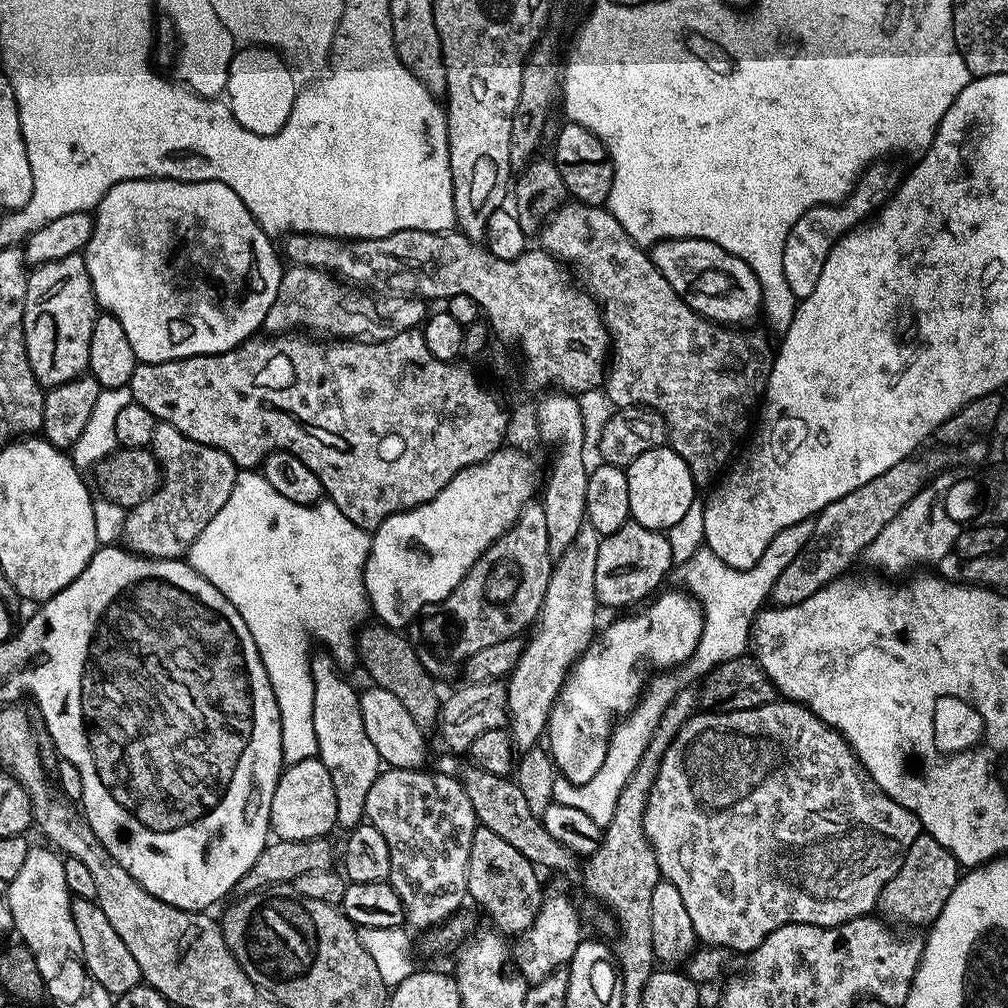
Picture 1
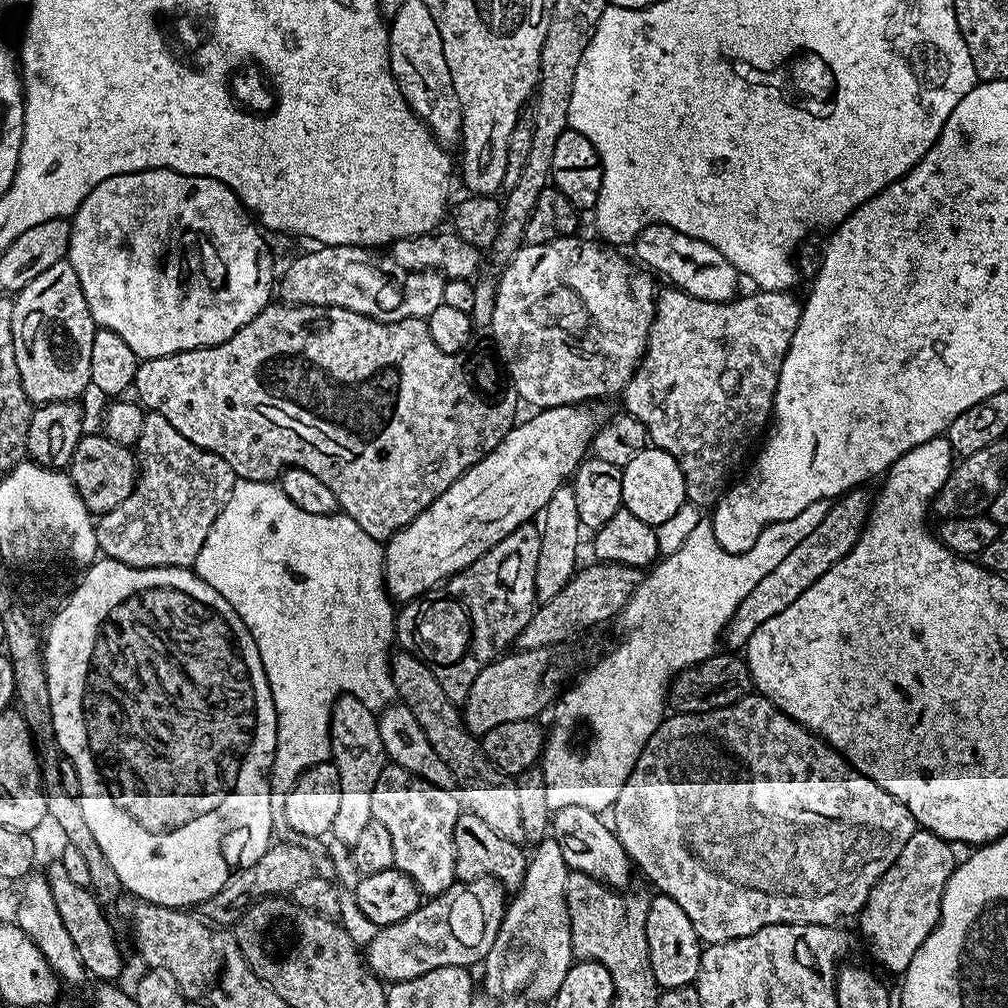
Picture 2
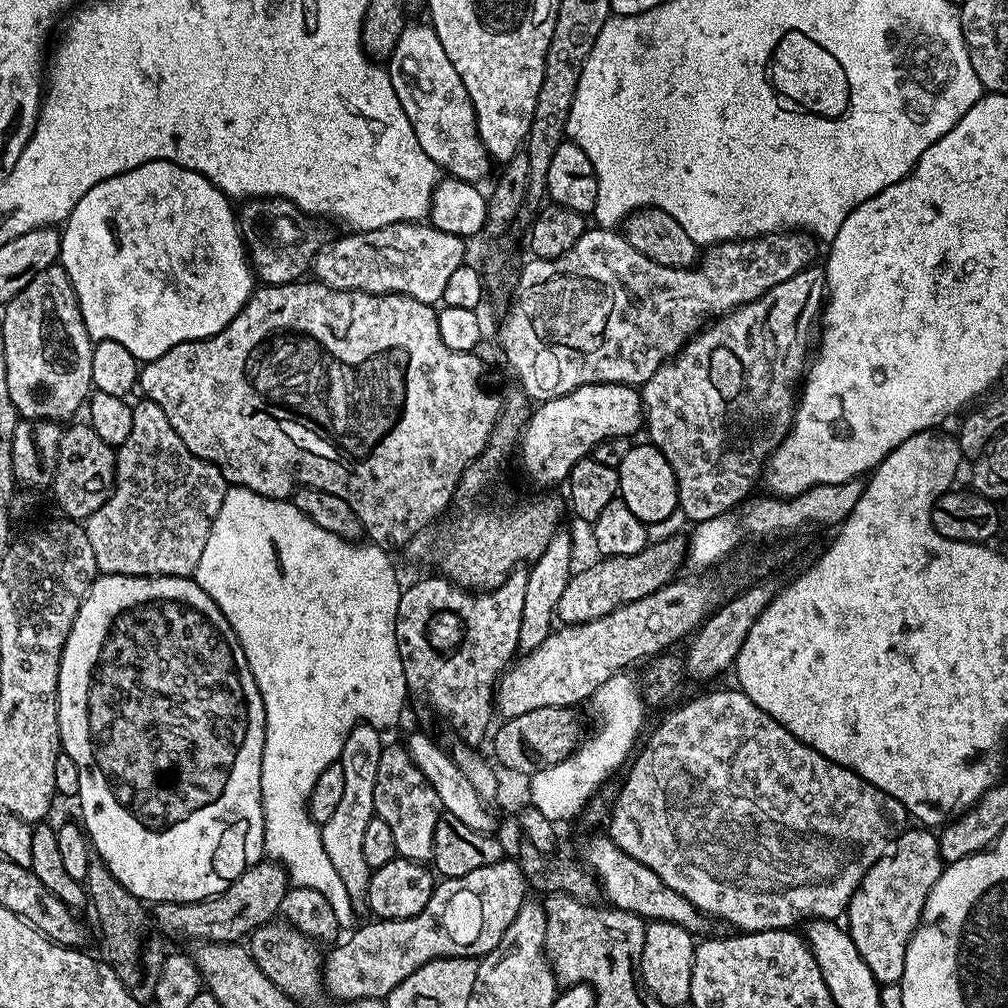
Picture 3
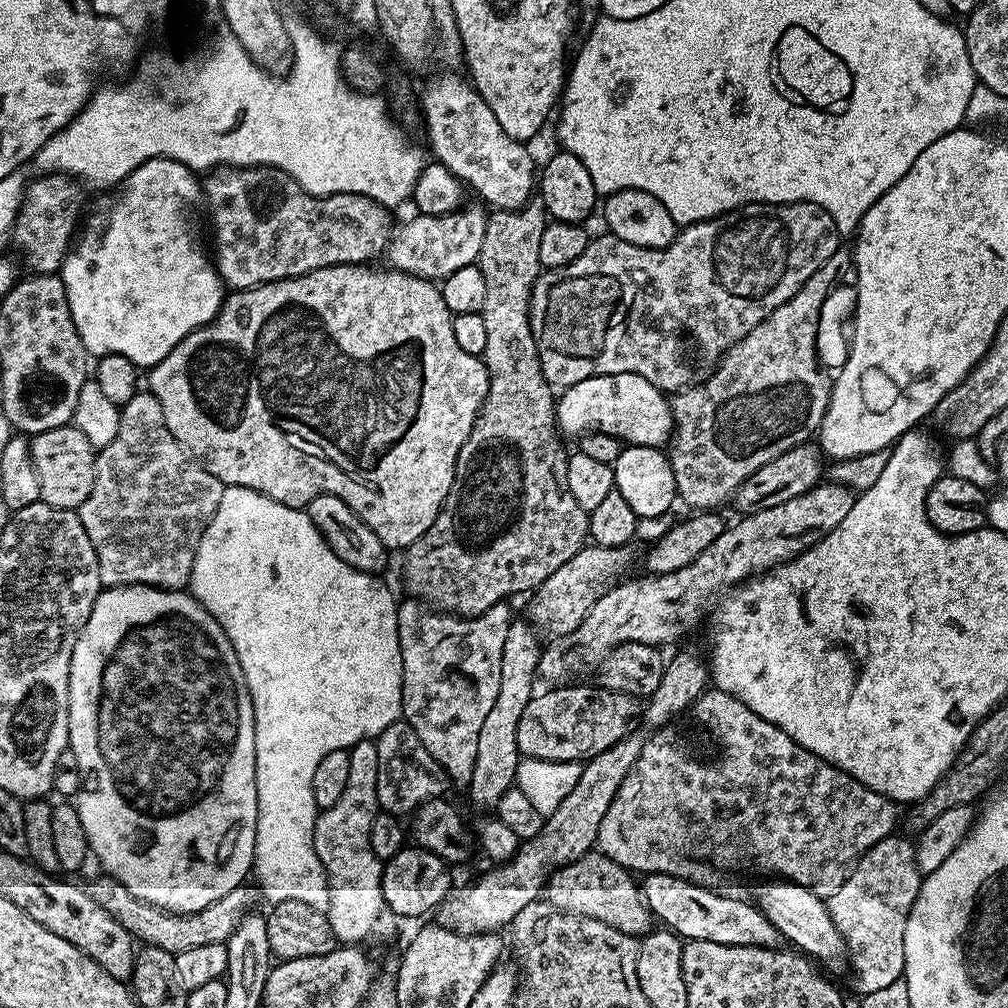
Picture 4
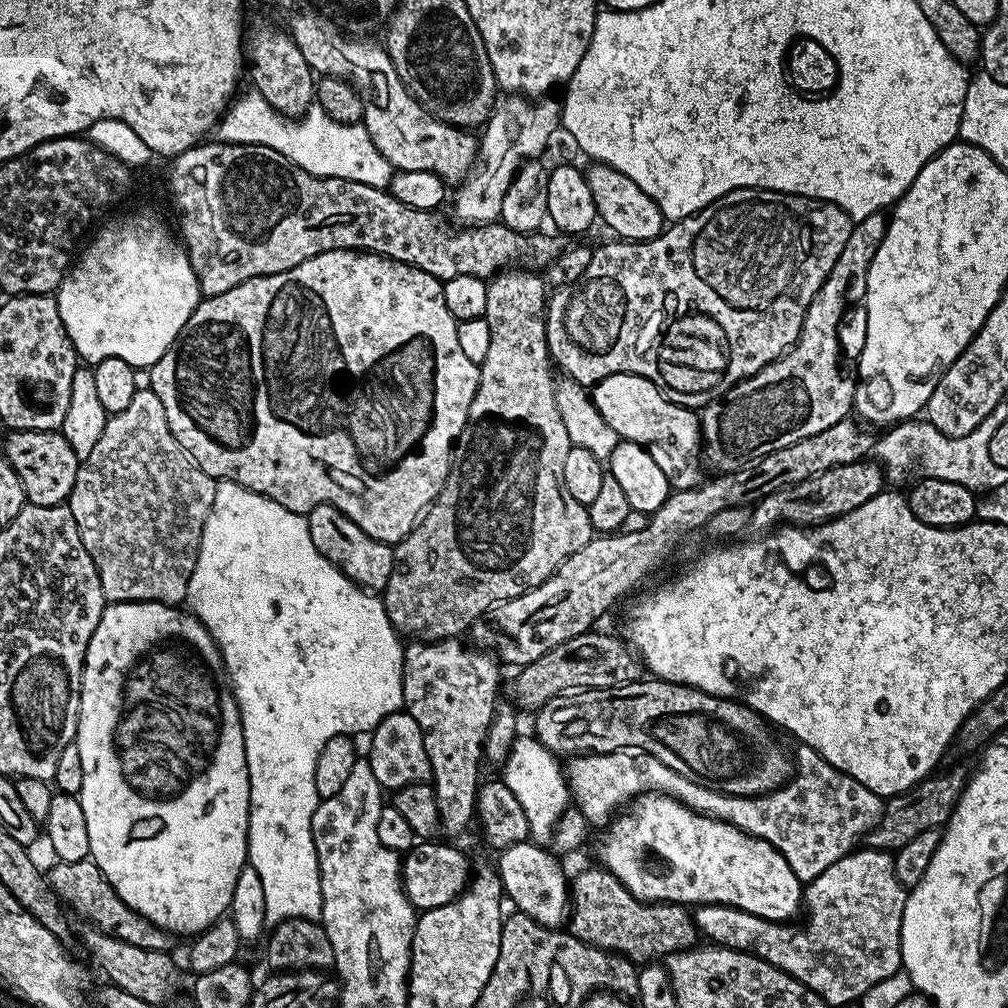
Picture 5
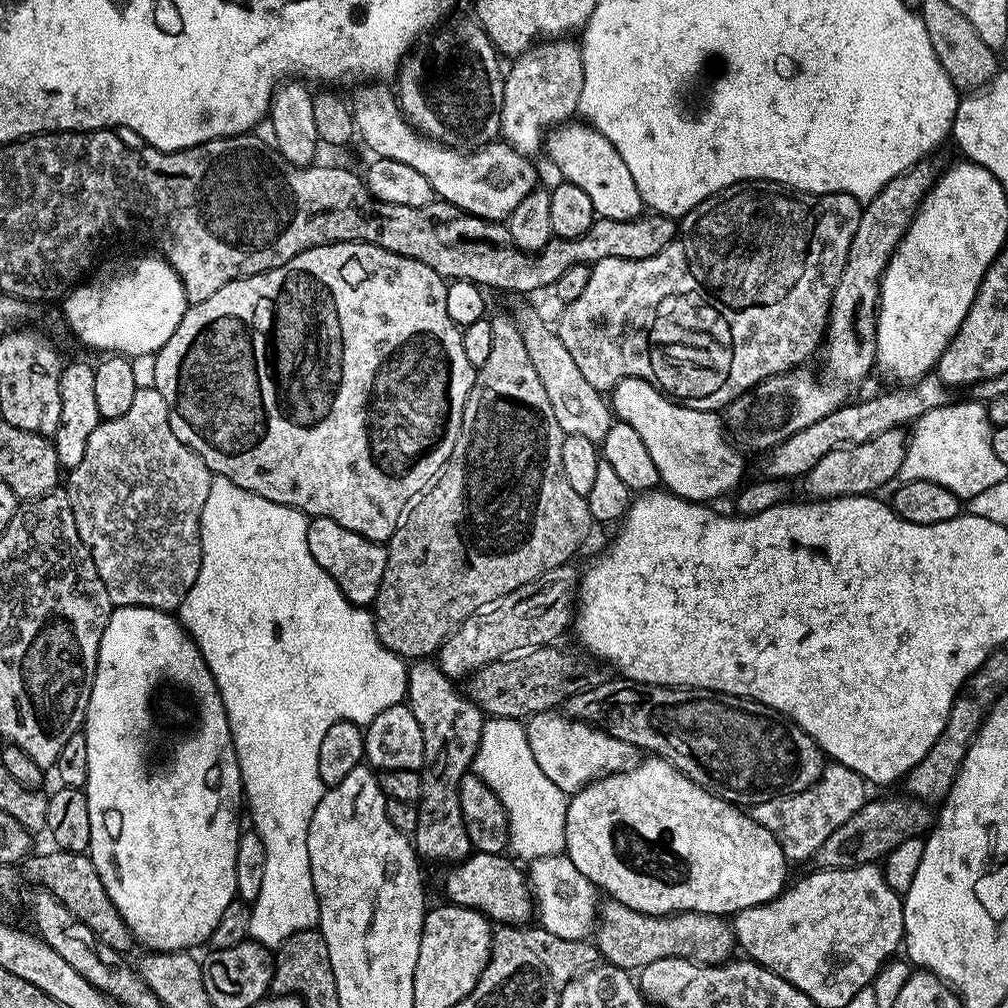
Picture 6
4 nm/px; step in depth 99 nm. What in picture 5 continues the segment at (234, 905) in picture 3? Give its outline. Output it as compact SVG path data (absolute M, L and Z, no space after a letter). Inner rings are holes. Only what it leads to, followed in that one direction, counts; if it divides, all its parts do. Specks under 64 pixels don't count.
M90 858L78 862L56 862L52 869L47 869L46 879L53 892L61 901L73 904L82 915L88 919L87 923L93 928L100 928L106 934L114 938L120 938L122 942L130 942L130 946L138 946L142 950L158 950L171 953L172 947L178 943L177 937L171 932L162 930L150 922L150 918L142 918L110 886L110 882L102 874L102 870Z

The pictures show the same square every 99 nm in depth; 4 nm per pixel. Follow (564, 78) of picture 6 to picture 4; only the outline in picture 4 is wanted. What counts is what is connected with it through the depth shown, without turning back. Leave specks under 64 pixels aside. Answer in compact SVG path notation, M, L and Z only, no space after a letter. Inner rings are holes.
M479 203L476 204L445 216L413 215L413 220L406 221L401 228L399 225L392 233L386 249L386 257L392 263L389 265L398 272L442 282L454 274L454 270L462 270L462 266L467 264L476 264L489 217L489 213Z

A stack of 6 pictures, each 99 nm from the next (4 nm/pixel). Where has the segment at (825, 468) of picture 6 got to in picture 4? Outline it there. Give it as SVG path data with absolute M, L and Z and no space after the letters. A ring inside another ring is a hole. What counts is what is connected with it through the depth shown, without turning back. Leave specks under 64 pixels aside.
M821 482L811 488L806 494L798 498L790 498L782 506L770 506L766 510L758 510L751 514L739 517L740 521L728 526L725 531L710 543L710 546L698 554L688 566L673 573L662 573L660 575L645 575L645 580L628 580L617 583L608 589L603 596L594 602L590 614L582 618L582 626L574 630L568 636L561 636L555 642L543 649L540 654L539 675L552 682L560 682L563 676L571 672L588 672L599 669L602 661L613 652L619 644L630 644L640 642L642 644L655 644L665 646L671 640L676 640L696 620L696 615L707 606L711 605L729 586L743 584L745 580L751 580L753 576L759 576L775 568L777 564L784 564L792 560L798 554L802 554L810 546L817 544L823 536L830 534L846 514L850 514L850 506L854 506L856 496L853 489L846 484L835 482Z

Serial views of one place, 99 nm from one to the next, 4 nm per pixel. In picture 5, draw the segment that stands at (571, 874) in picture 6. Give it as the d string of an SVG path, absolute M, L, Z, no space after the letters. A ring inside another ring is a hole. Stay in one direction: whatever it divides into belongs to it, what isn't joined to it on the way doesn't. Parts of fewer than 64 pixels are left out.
M535 842L512 844L499 853L498 871L503 895L513 900L515 911L525 912L547 928L560 928L570 916L570 880L551 860L549 849Z

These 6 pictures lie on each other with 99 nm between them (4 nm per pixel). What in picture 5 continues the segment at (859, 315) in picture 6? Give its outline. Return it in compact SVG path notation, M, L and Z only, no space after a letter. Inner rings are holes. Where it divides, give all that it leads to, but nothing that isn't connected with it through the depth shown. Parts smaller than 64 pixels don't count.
M880 214L855 221L834 270L806 310L796 345L758 374L738 382L725 396L704 405L698 416L702 456L716 470L745 468L782 446L794 446L810 434L822 434L822 430L849 419L856 402L856 380L840 373L840 319L851 300L863 301L870 262L887 229L888 221Z

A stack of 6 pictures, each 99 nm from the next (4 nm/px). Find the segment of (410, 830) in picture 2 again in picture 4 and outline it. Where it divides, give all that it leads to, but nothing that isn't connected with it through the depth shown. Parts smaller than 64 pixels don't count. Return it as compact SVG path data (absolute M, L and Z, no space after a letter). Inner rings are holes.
M395 720L382 734L375 737L378 750L378 778L376 779L376 802L391 816L408 818L421 804L443 797L450 788L448 773L438 766L438 762L422 746L422 738L414 734L407 720Z

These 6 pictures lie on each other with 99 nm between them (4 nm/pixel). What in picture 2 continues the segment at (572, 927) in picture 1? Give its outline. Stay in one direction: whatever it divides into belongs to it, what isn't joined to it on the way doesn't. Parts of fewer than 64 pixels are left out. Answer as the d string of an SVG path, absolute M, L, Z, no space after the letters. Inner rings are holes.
M545 838L533 852L530 852L530 859L524 869L524 880L513 895L517 896L507 901L496 941L486 959L488 976L496 980L496 988L502 995L517 996L524 1004L540 1004L543 1000L555 1001L558 990L562 990L562 982L566 982L566 974L574 963L572 924L568 918L569 879L570 869L564 860L560 843L551 838Z

